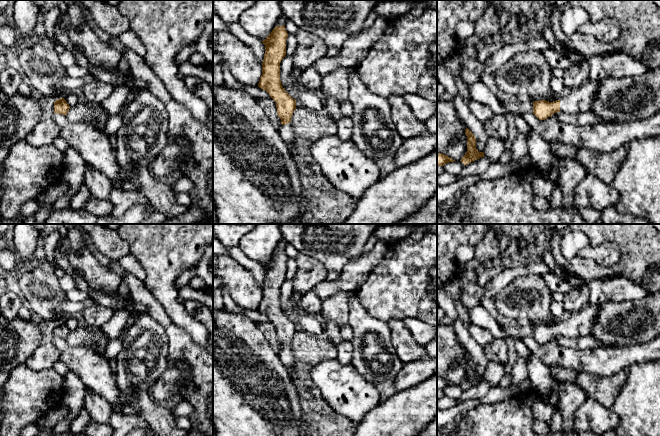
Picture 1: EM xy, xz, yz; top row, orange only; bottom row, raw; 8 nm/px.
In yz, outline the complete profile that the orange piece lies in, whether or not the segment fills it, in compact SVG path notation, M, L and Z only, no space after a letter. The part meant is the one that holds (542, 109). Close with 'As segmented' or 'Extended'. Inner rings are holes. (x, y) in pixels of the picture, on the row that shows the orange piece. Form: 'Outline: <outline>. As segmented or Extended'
Outline: M590 79L577 89L572 89L567 96L554 102L533 101L533 114L539 120L545 120L559 111L571 115L589 111L598 89L599 81Z. Extended

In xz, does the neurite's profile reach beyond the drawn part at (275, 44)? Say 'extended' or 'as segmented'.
extended

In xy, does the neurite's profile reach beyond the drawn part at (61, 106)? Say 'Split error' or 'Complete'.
Complete

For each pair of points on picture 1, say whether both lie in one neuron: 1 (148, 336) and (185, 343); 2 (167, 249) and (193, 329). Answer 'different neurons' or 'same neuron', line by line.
1: different neurons
2: same neuron

